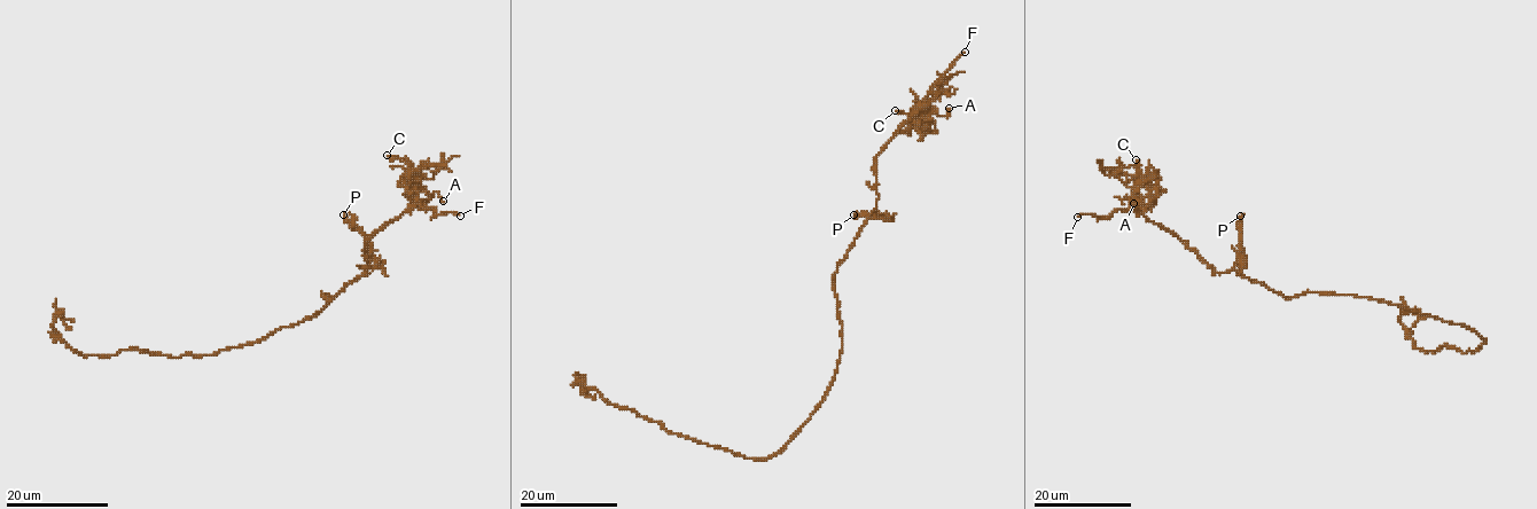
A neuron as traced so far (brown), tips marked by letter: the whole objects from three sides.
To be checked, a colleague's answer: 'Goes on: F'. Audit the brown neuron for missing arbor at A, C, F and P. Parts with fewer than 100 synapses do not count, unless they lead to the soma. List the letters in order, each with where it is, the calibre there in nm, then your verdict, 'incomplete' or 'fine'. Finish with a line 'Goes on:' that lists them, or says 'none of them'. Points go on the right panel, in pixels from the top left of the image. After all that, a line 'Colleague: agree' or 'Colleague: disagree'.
A: (1133, 203) | 100 nm | fine
C: (1136, 159) | 150 nm | fine
F: (1077, 217) | 180 nm | incomplete
P: (1240, 216) | 160 nm | fine
Goes on: F
Colleague: agree

